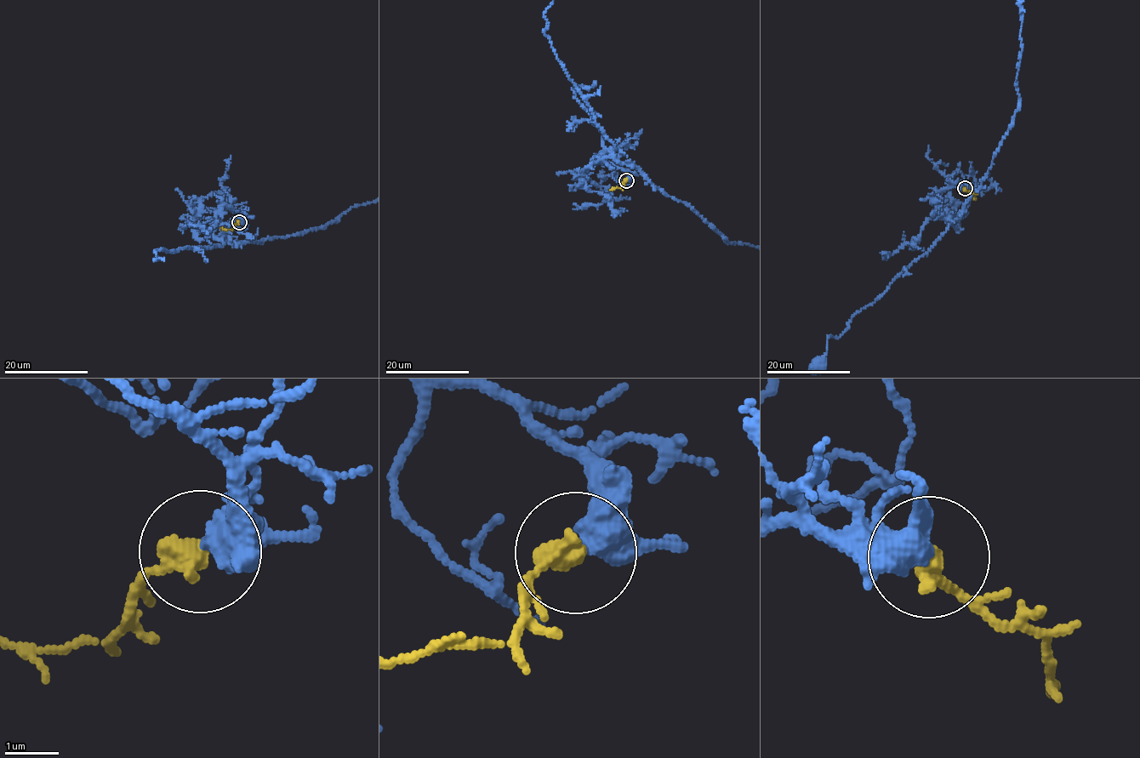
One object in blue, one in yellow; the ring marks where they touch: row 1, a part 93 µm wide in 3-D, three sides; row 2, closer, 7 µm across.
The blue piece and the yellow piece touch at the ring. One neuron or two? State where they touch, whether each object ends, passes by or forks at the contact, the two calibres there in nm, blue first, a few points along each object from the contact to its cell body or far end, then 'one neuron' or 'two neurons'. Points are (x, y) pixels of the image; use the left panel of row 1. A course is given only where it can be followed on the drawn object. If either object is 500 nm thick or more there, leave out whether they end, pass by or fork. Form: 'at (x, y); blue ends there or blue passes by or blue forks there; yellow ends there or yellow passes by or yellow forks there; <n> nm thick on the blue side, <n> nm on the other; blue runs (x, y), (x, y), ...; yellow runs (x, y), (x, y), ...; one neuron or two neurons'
at (239, 222); blue passes by; yellow ends there; 400 nm thick on the blue side, 420 nm on the other; yellow runs (239, 222), (231, 229), (219, 227); one neuron

